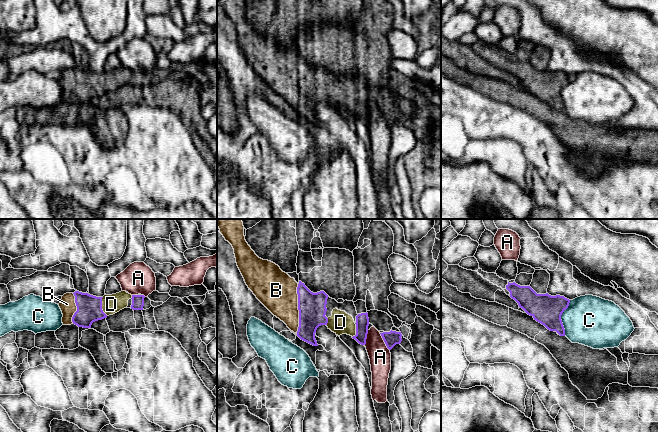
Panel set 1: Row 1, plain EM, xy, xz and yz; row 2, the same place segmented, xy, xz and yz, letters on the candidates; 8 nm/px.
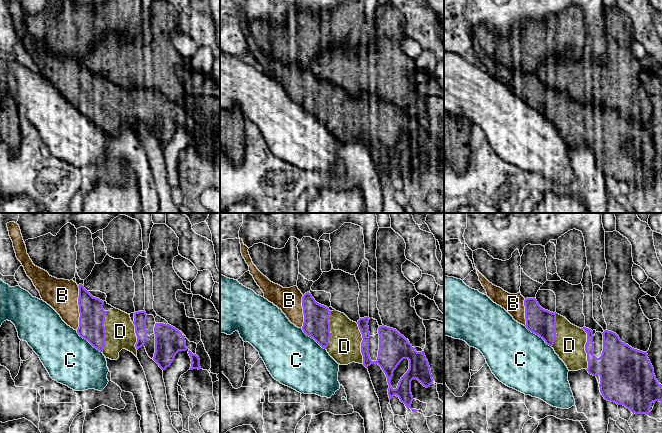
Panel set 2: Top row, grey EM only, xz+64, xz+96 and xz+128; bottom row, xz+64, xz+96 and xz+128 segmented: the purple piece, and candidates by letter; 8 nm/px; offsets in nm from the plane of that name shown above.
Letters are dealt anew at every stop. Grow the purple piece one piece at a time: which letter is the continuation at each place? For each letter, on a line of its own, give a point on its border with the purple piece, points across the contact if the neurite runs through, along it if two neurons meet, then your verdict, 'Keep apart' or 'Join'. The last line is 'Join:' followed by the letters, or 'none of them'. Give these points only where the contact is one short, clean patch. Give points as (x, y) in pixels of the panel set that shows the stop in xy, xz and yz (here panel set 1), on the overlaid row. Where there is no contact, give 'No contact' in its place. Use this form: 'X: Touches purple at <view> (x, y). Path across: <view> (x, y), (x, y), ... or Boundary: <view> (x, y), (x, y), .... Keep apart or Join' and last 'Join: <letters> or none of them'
A: Touches purple at xz (384, 341). Boundary: xz (379, 333), (389, 350). Keep apart
B: Touches purple at xz (298, 309). Path across: xz (312, 308), (298, 309), (276, 290). Join
C: Touches purple at yz (560, 318). Keep apart
D: Touches purple at xy (101, 306). Join
Join: B, D

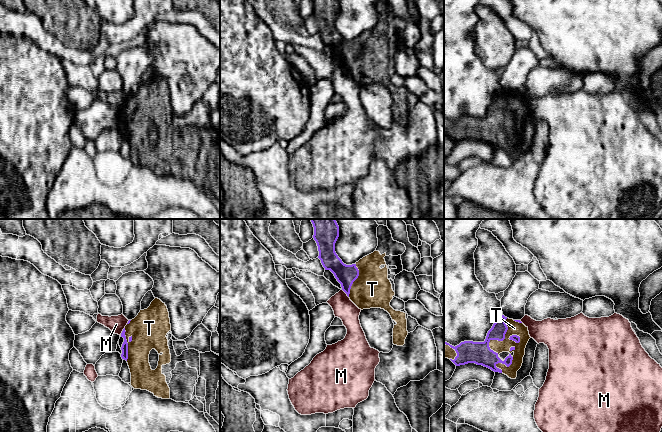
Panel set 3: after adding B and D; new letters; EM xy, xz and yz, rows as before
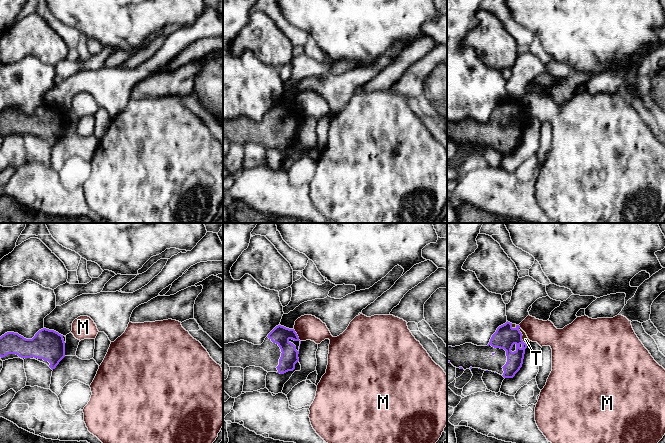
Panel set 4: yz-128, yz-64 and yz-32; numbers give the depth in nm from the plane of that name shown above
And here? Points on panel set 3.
M: Touches purple at xy (122, 331). Boundary: xy (124, 327), (120, 335). Keep apart
T: Touches purple at yz (489, 341). Join
Join: T

